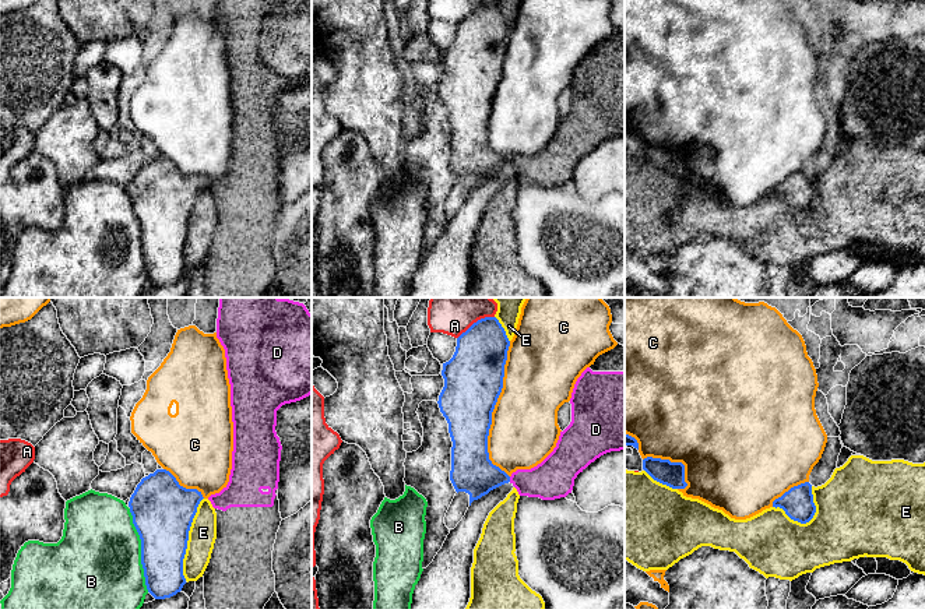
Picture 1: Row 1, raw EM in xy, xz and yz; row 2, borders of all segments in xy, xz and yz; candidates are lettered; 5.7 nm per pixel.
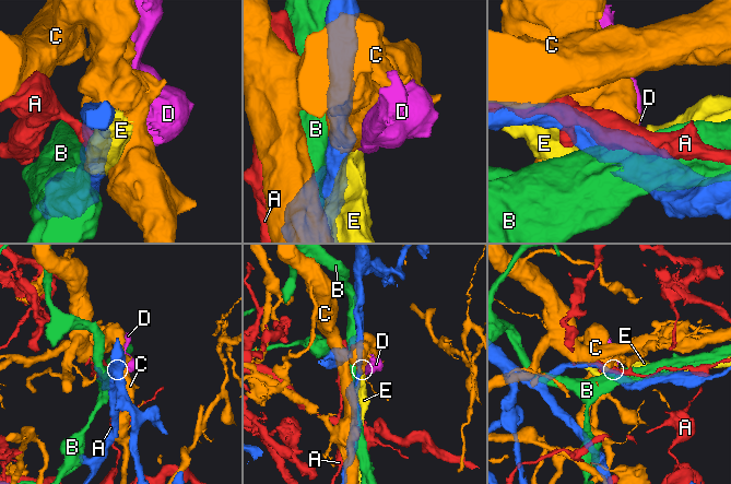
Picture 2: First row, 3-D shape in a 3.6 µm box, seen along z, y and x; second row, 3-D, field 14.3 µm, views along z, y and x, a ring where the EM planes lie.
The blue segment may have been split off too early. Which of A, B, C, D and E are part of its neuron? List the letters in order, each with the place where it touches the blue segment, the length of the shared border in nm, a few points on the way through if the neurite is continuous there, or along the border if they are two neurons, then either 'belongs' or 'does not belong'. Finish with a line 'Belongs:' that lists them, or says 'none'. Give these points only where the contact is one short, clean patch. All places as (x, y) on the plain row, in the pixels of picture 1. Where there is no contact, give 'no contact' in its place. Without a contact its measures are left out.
A: xz (477, 9) | 260 nm | does not belong
B: xy (141, 238) | 500 nm | does not belong
C: xz (492, 98) | 800 nm | does not belong
D: xz (509, 166) | 30 nm | along xz (509, 164), (510, 168) | does not belong
E: xy (187, 226) | 500 nm | does not belong
Belongs: none

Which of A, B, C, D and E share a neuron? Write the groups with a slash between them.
A / B / C / D / E

